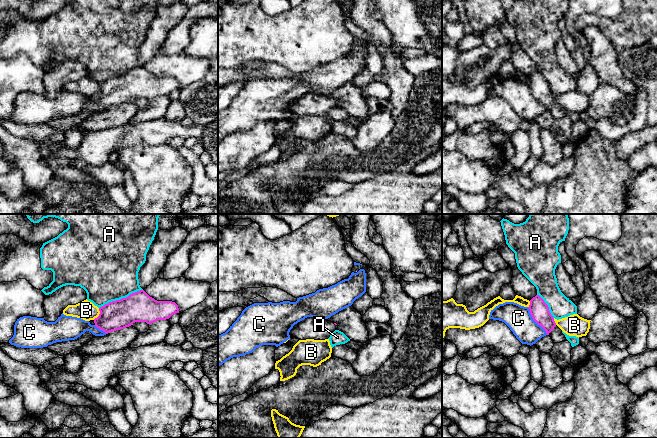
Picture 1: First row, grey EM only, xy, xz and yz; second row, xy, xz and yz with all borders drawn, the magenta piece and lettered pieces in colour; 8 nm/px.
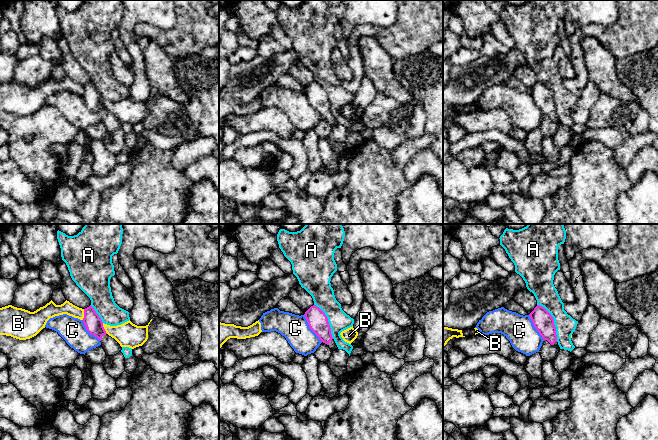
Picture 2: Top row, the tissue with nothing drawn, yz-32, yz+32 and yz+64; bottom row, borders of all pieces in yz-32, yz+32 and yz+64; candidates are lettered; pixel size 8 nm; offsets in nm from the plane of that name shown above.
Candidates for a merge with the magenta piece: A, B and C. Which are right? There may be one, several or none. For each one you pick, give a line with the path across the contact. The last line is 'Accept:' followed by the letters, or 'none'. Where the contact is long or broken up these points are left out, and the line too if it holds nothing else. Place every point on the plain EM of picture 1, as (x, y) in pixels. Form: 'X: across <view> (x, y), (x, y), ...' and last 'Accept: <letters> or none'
Accept: none

